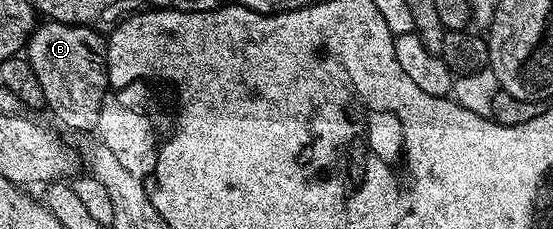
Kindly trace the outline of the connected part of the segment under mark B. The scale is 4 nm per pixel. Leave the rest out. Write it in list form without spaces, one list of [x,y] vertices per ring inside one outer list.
[[[45,21],[34,26],[23,48],[24,58],[28,59],[43,88],[45,107],[53,110],[54,117],[73,131],[92,132],[99,121],[99,109],[109,87],[105,72],[106,42],[106,36],[92,27]]]

